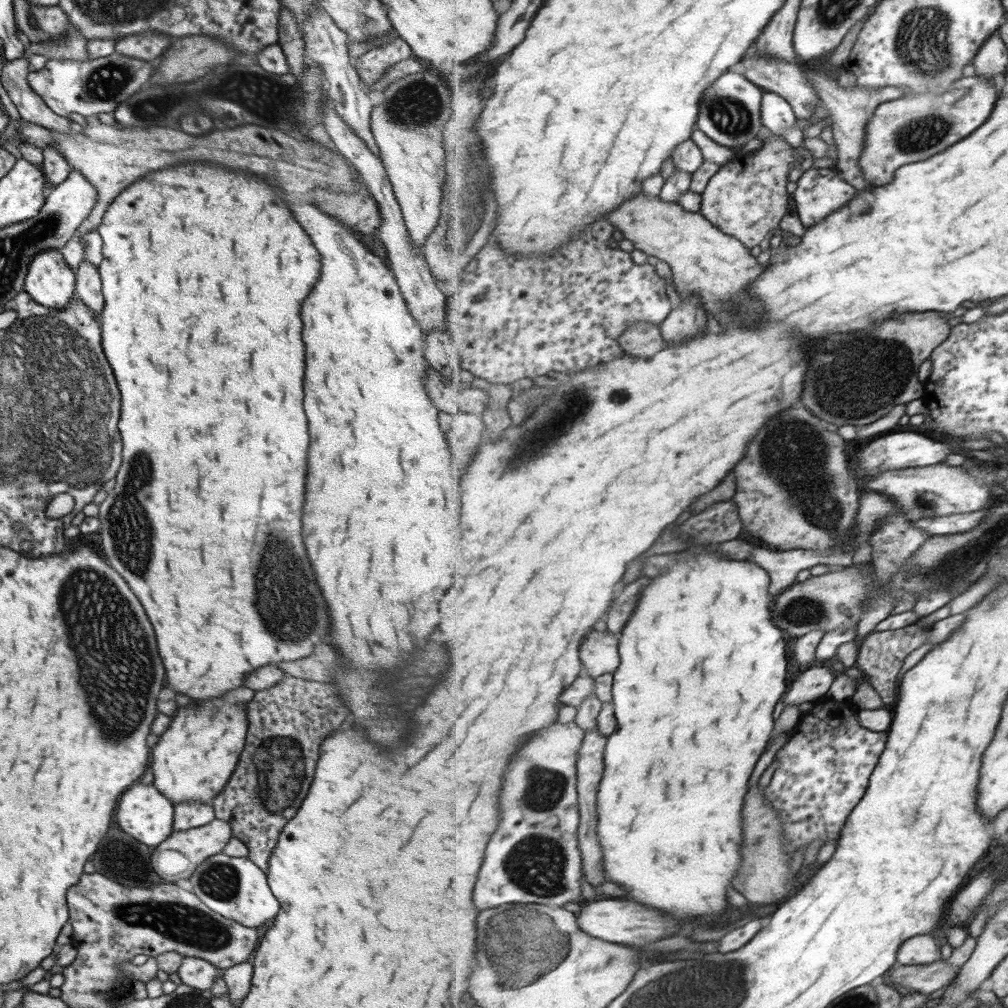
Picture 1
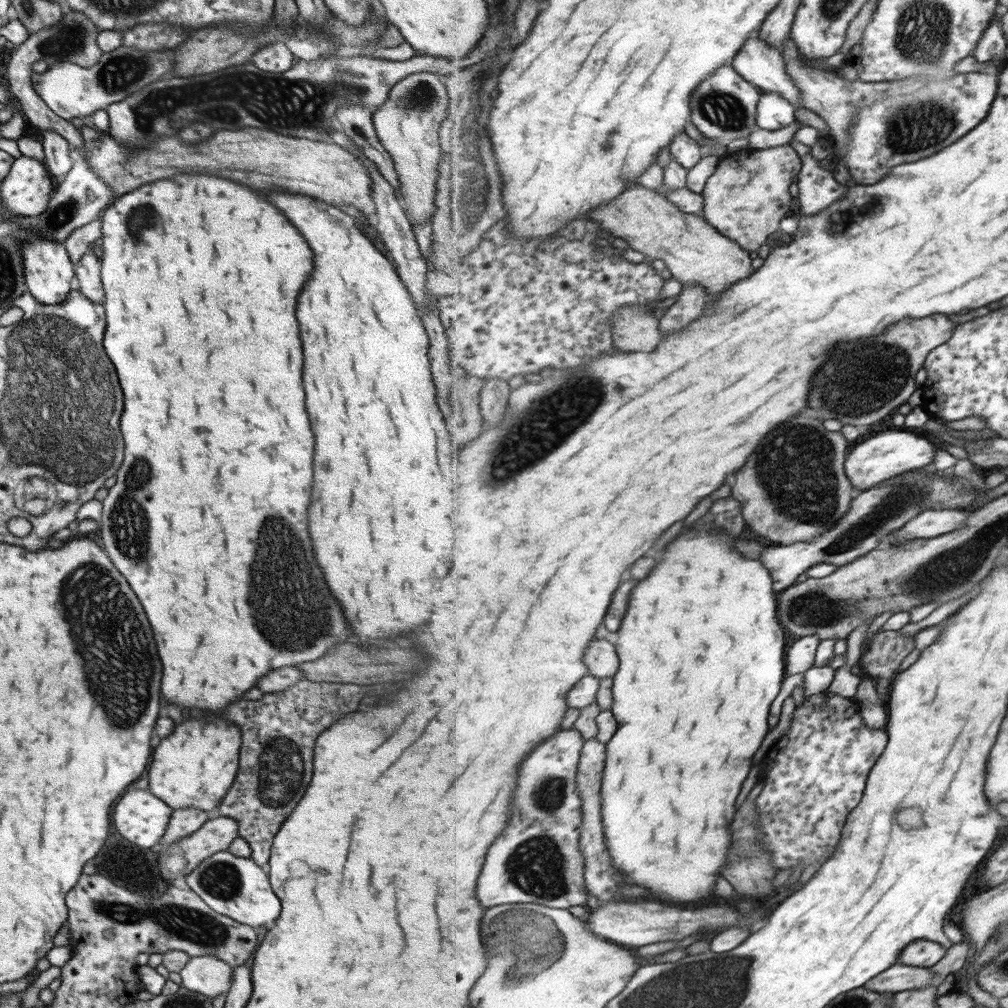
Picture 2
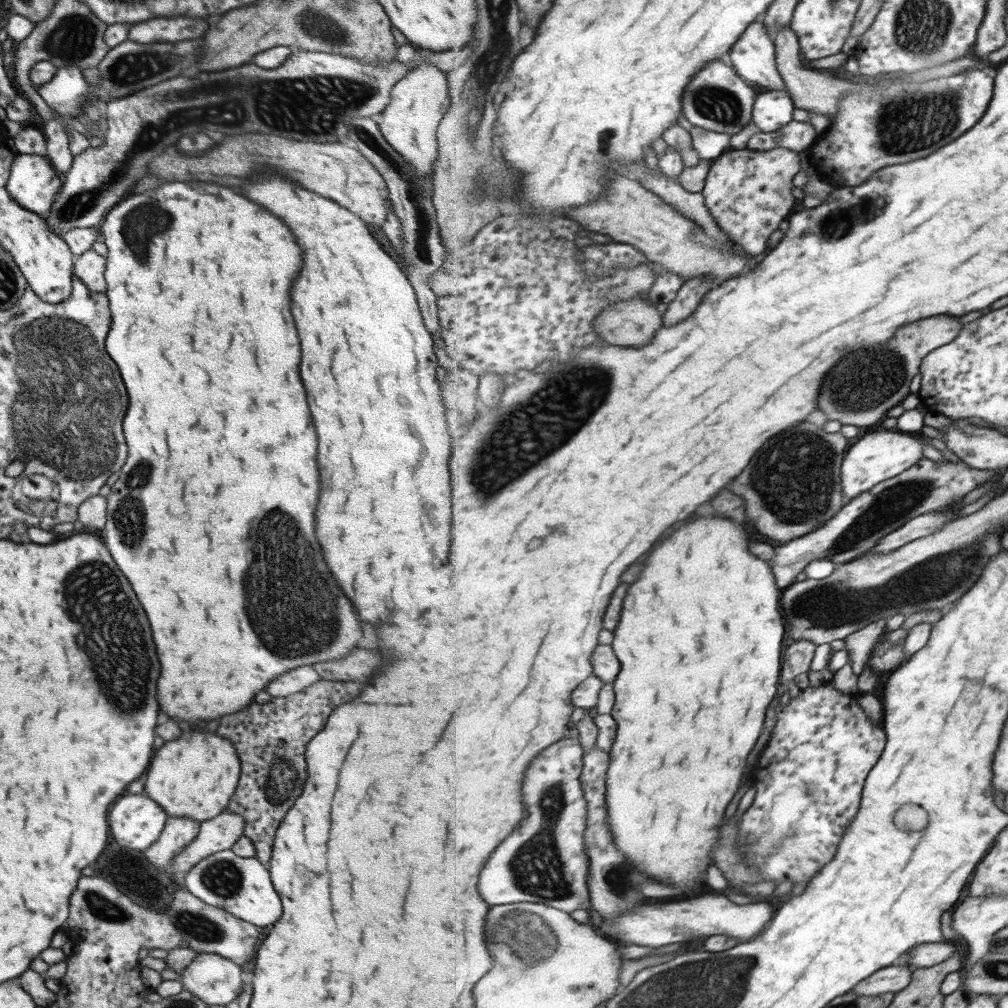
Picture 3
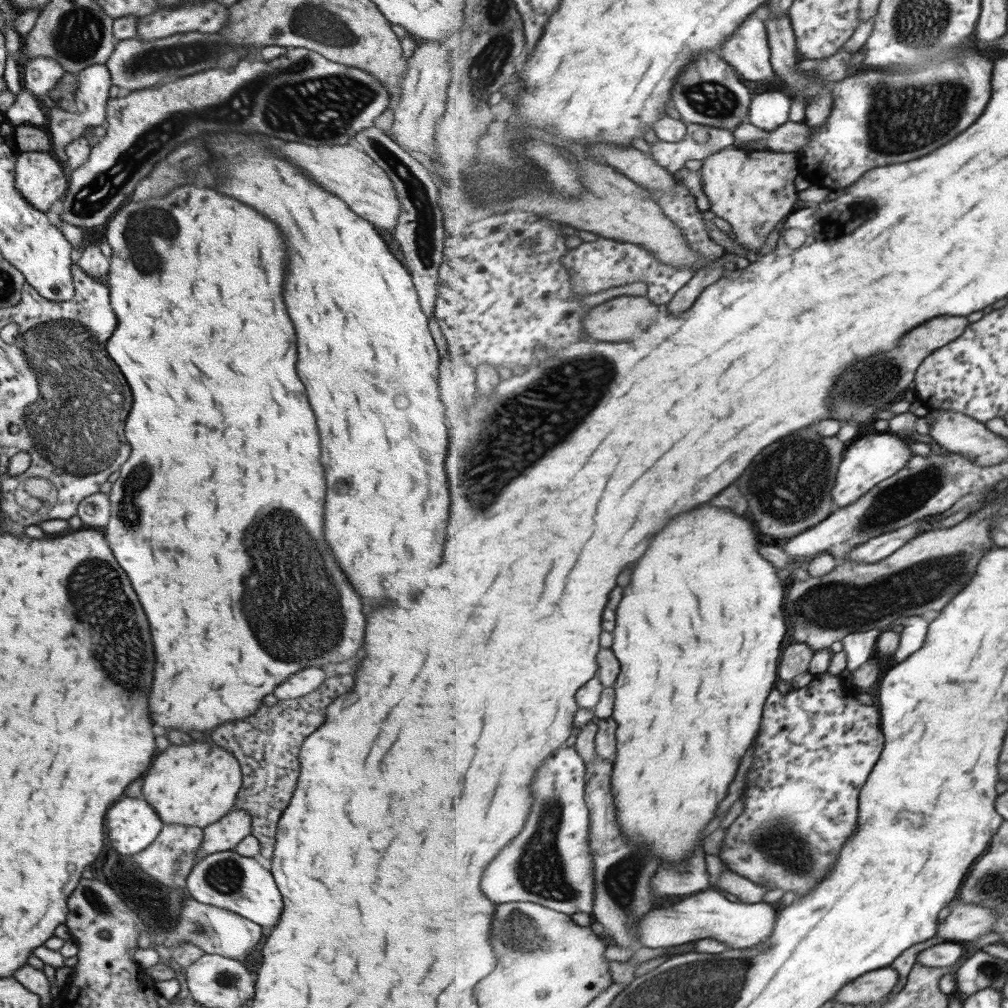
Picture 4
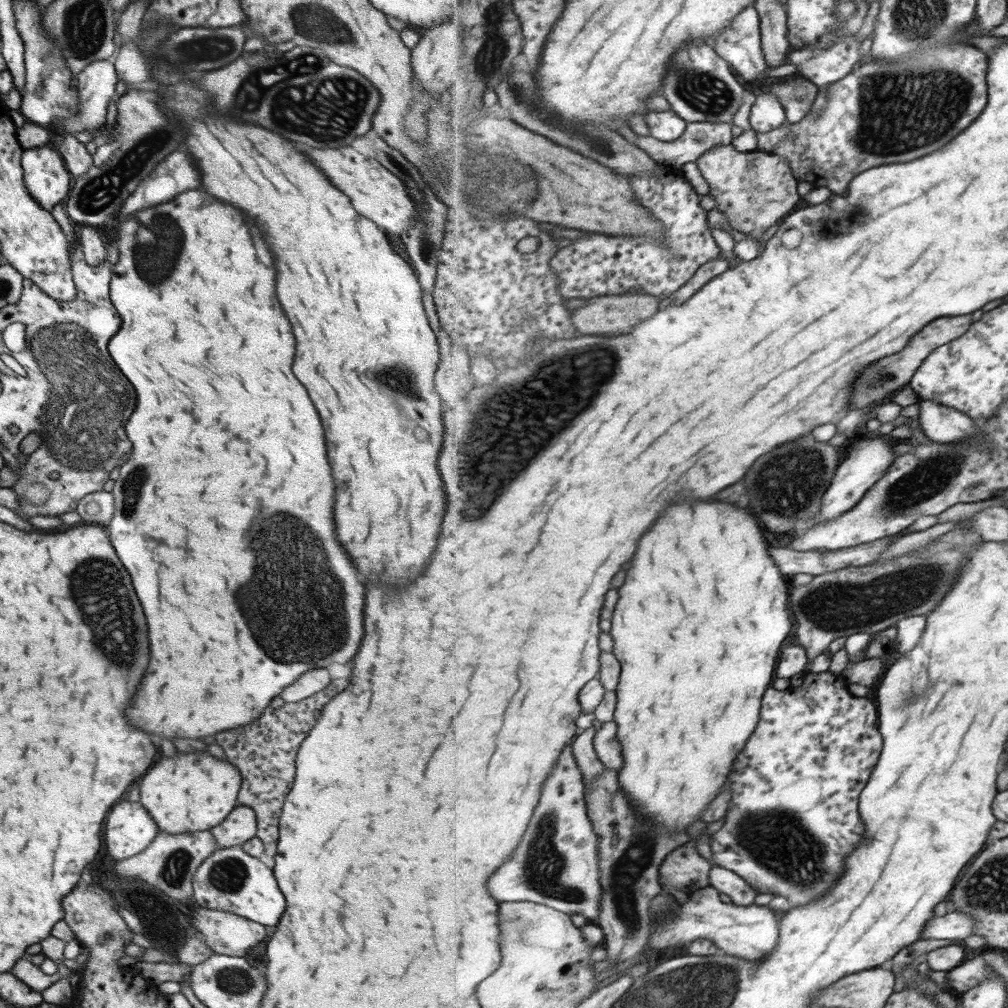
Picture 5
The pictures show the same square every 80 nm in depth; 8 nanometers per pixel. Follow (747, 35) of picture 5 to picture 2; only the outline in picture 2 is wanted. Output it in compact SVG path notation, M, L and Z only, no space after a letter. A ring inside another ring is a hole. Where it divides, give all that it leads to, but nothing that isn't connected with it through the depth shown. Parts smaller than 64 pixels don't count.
M755 31L745 46L734 56L731 66L738 70L749 82L758 86L765 93L779 93L801 110L799 87L787 72L787 63L782 50L771 46Z

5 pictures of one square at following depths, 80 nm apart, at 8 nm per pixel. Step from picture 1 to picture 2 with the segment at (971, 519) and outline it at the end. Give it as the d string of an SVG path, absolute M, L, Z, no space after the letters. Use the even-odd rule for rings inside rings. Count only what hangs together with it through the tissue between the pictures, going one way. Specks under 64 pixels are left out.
M933 509L923 511L912 518L902 529L898 529L898 536L902 538L933 538L959 529L968 519L972 510Z

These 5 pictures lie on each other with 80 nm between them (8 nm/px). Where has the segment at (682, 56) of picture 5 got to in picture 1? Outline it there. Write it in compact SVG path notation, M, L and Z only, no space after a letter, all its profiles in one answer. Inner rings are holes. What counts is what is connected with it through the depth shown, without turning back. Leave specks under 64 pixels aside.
M742 71L723 73L713 86L706 90L705 98L698 116L698 128L726 147L734 148L739 144L747 144L762 134L762 98L765 90L746 77Z

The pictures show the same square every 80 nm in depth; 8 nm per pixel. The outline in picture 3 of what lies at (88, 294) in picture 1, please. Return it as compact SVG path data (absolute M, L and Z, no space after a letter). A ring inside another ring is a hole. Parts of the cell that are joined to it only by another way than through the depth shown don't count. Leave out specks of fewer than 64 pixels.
M91 248L82 252L75 264L73 264L72 274L87 288L87 292L105 293L103 278L105 260L106 258L95 253Z

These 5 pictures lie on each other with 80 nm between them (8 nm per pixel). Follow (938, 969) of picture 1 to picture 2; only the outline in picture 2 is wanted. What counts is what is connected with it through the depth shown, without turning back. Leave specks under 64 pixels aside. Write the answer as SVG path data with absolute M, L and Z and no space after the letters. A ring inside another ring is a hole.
M895 963L885 973L881 973L867 982L866 987L880 993L896 993L911 989L928 987L934 979L931 967L903 965Z

